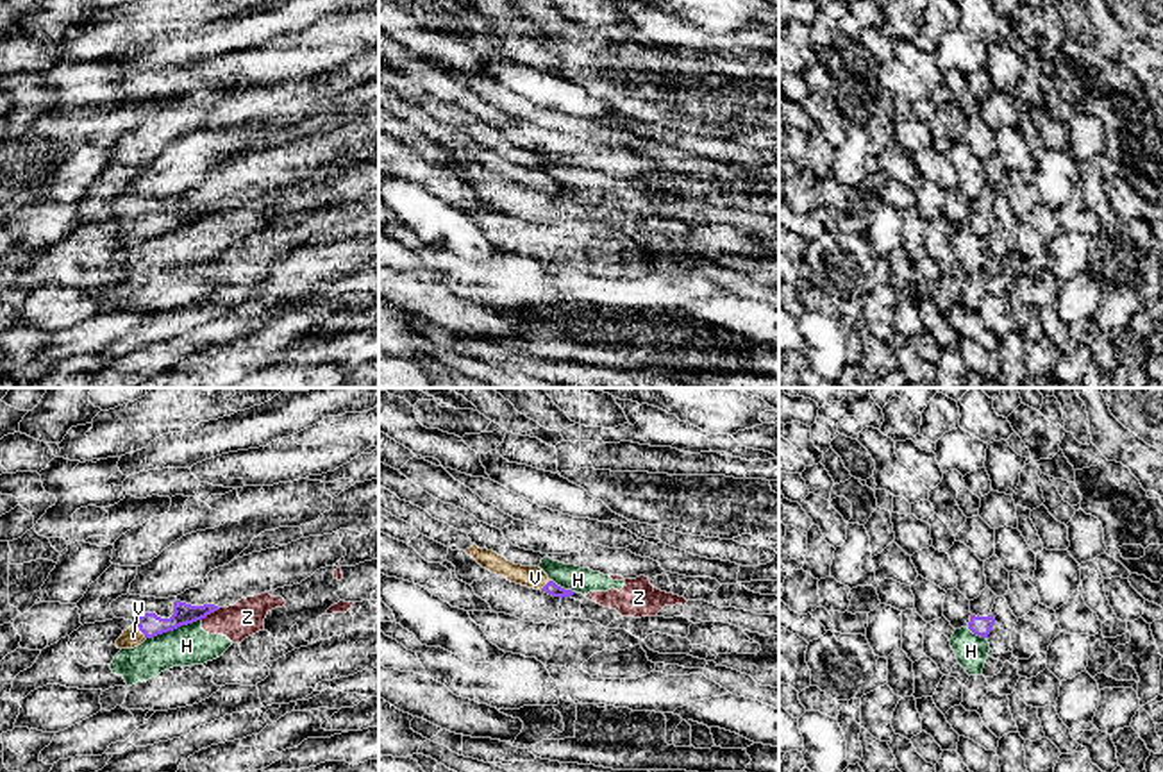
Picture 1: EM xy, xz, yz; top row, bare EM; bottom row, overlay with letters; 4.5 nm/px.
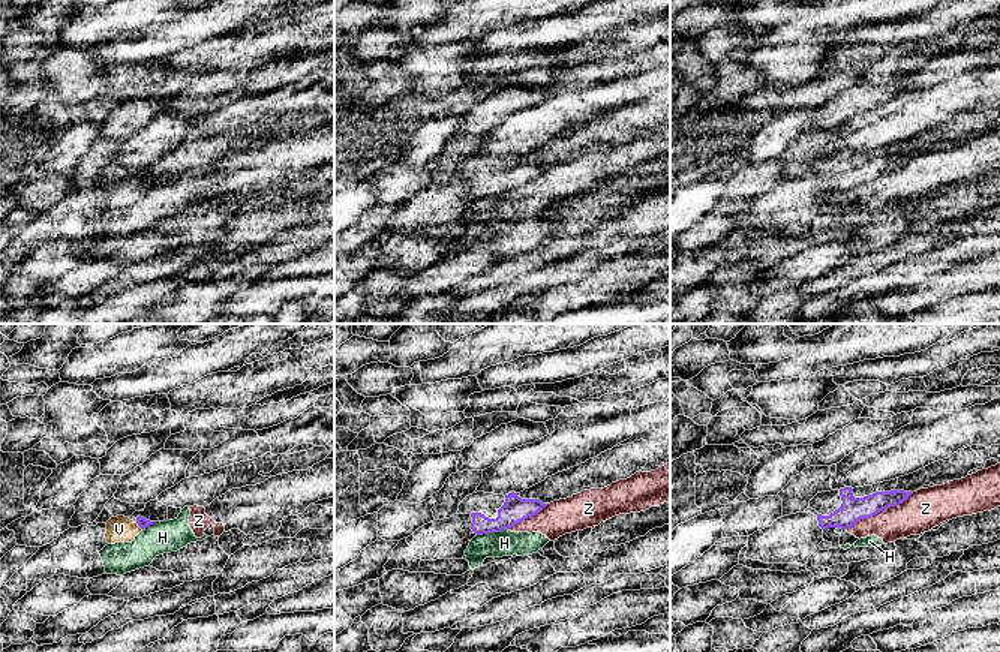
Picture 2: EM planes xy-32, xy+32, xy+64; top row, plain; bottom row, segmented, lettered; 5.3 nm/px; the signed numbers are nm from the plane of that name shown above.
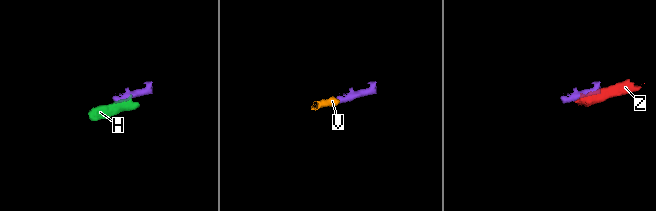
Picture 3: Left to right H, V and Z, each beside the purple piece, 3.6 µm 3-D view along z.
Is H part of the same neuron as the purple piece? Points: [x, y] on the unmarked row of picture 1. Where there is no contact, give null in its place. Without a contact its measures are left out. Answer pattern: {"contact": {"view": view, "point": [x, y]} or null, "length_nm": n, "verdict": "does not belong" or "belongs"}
{"contact": {"view": "xy", "point": [174, 227]}, "length_nm": 260, "verdict": "does not belong"}

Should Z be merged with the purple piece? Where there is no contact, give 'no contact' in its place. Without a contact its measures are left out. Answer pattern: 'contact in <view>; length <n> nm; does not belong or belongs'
contact in xy; length 110 nm; does not belong

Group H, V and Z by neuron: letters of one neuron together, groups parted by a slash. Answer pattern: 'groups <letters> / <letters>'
groups H Z / V

